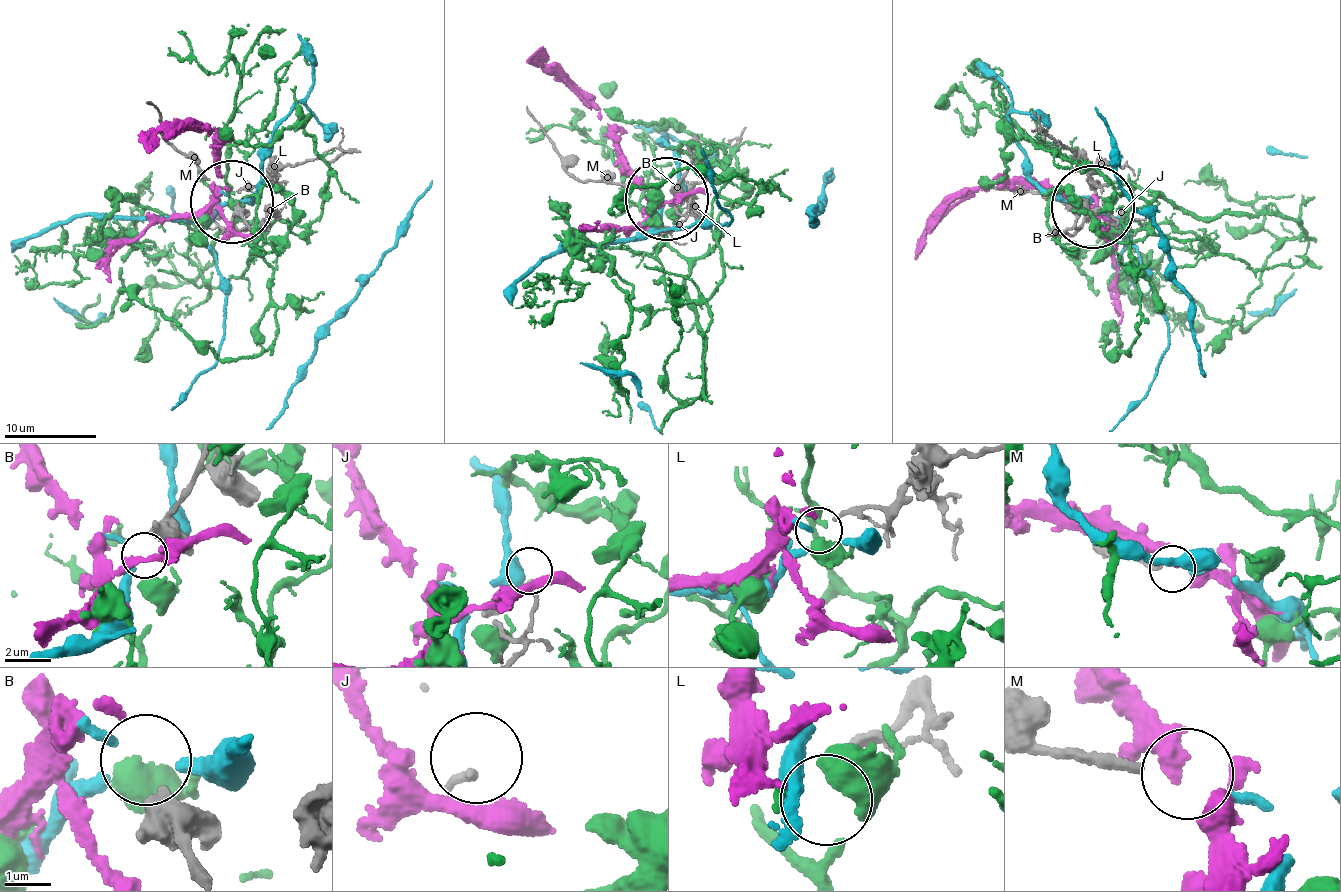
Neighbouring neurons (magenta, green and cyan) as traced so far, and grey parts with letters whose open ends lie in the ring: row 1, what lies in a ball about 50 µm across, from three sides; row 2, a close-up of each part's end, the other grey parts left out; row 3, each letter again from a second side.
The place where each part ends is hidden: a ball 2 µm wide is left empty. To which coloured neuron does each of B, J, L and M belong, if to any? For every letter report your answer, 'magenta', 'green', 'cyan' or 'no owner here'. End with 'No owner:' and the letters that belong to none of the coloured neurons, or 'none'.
B: no owner here
J: no owner here
L: green
M: cyan
No owner: B, J

